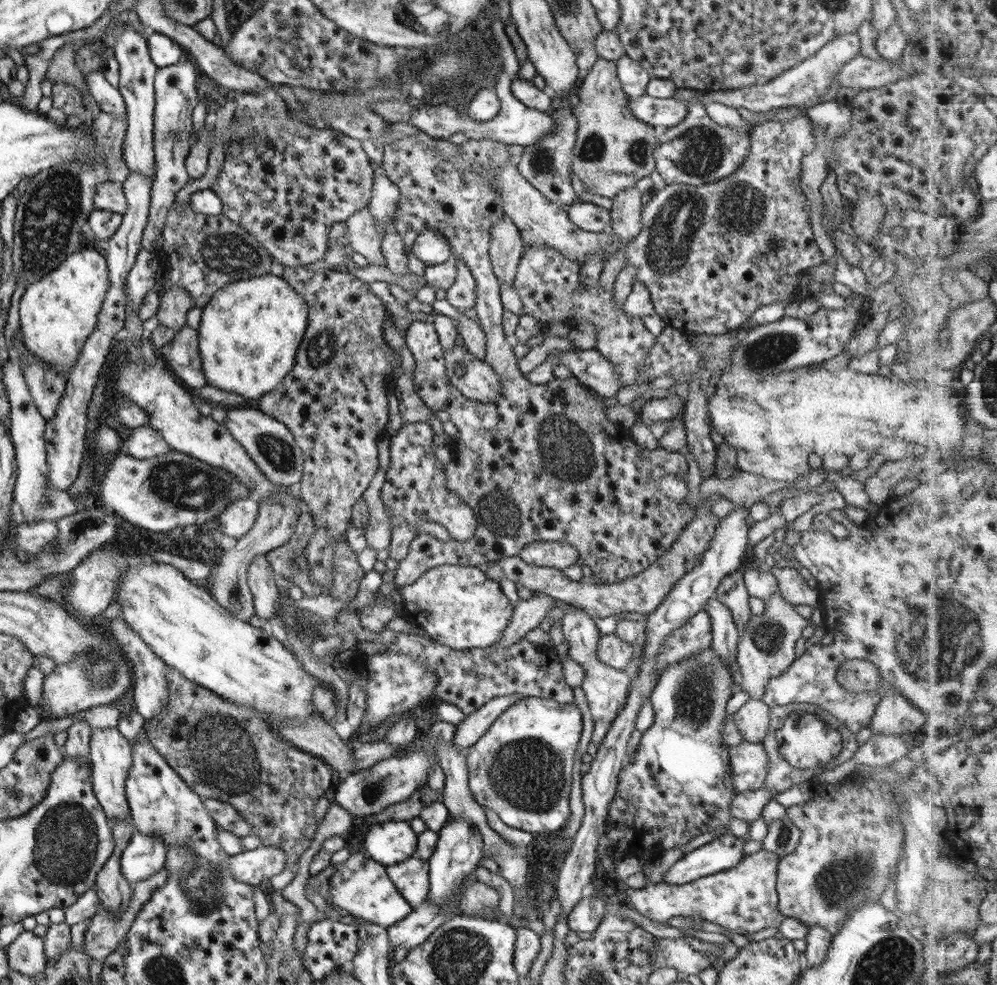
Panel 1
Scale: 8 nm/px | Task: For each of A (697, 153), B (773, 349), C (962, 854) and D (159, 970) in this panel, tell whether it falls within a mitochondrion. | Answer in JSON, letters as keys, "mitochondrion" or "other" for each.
{"A":"mitochondrion","B":"mitochondrion","C":"other","D":"mitochondrion"}

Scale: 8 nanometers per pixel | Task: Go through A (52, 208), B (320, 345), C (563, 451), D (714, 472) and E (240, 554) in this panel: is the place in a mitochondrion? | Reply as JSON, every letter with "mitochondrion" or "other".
{"A":"mitochondrion","B":"mitochondrion","C":"mitochondrion","D":"other","E":"other"}

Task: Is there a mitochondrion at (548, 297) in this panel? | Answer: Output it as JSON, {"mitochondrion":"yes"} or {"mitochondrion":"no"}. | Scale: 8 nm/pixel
{"mitochondrion":"no"}

